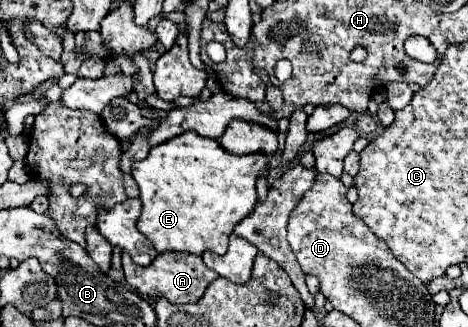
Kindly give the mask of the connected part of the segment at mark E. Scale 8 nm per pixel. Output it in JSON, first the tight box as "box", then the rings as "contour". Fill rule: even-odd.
{"box":[131,131,267,255],"contour":[[[193,131],[181,133],[153,147],[147,159],[133,163],[131,175],[139,185],[139,193],[141,193],[139,199],[143,203],[137,229],[153,243],[157,253],[185,251],[185,253],[201,255],[203,251],[213,251],[217,255],[223,255],[227,251],[227,243],[229,243],[229,235],[233,233],[233,227],[245,215],[249,215],[257,203],[255,181],[265,167],[267,167],[267,157],[263,153],[233,155],[225,151],[215,139],[205,139]]]}

